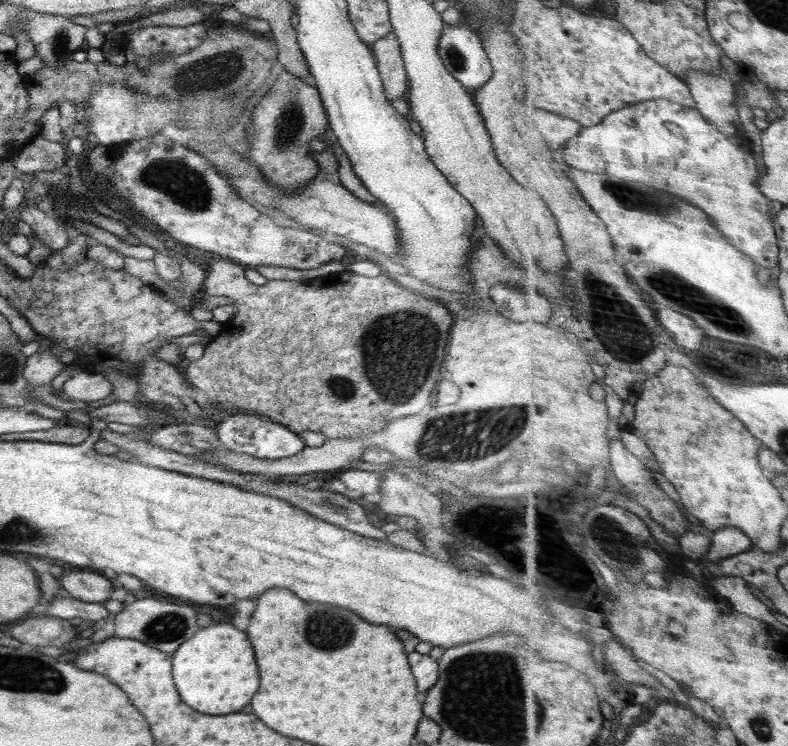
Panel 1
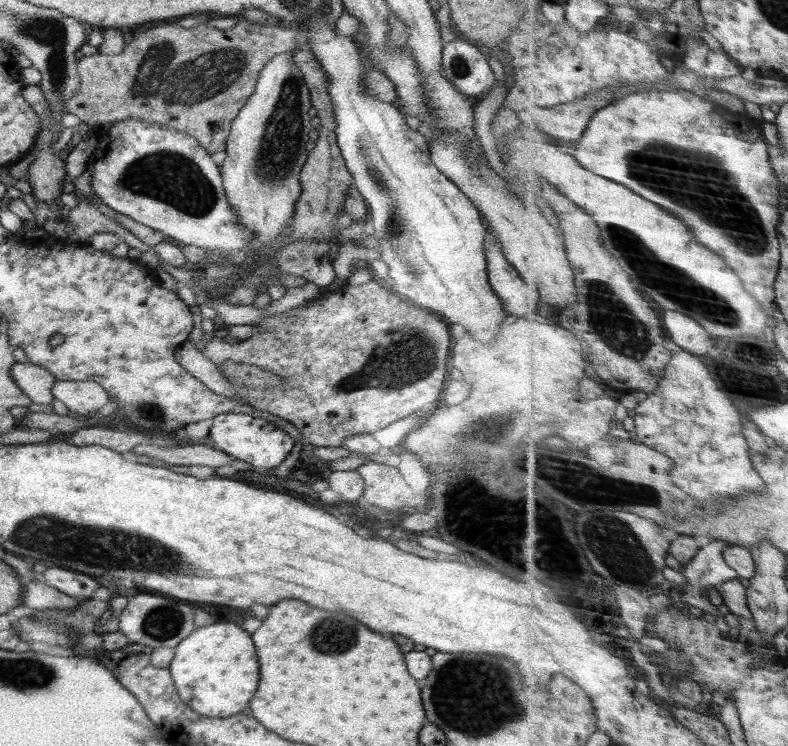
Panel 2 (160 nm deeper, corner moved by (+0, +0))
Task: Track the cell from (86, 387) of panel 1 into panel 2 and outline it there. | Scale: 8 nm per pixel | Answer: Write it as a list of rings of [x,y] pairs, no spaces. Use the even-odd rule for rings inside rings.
[[[58,381],[52,388],[53,398],[63,402],[76,418],[88,419],[109,409],[106,390],[93,381]]]

